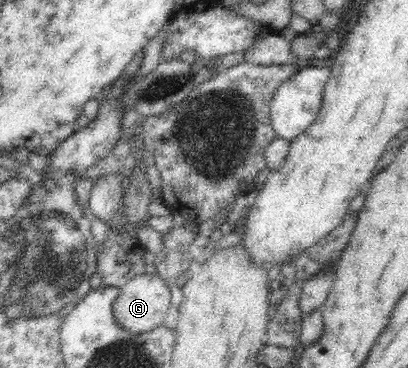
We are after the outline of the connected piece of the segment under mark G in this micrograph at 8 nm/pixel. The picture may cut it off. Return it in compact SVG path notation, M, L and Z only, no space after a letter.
M142 272L131 277L121 288L120 293L114 302L113 311L115 321L134 333L144 333L162 326L171 306L171 291L162 276L155 273Z

